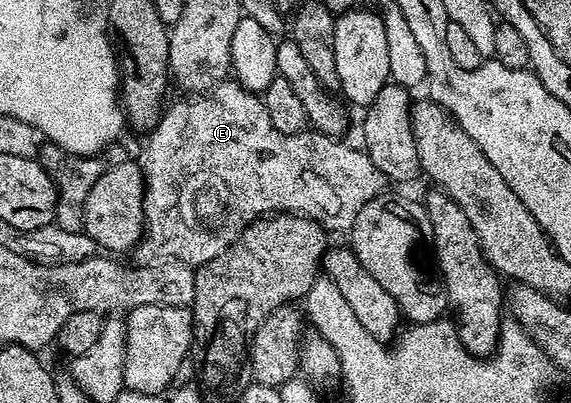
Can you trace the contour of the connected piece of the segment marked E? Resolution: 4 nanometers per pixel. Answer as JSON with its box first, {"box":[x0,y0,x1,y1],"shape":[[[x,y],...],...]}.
{"box":[140,80,384,268],"shape":[[[227,80],[214,87],[213,90],[190,96],[187,102],[178,102],[175,106],[167,105],[162,112],[162,119],[156,124],[154,130],[149,131],[146,142],[146,151],[140,157],[142,177],[146,179],[146,195],[144,196],[144,216],[146,225],[144,227],[144,241],[140,250],[151,254],[151,259],[173,260],[179,264],[185,264],[191,268],[203,266],[208,260],[220,256],[232,245],[235,240],[248,228],[257,218],[264,218],[271,214],[296,214],[303,218],[313,218],[327,231],[342,230],[349,231],[354,225],[356,216],[360,216],[360,208],[368,204],[368,200],[375,198],[377,194],[383,193],[384,179],[382,174],[372,164],[372,160],[366,154],[365,149],[354,146],[345,146],[338,138],[329,138],[327,134],[319,134],[313,129],[307,128],[301,134],[285,134],[276,128],[272,128],[272,120],[268,120],[268,108],[262,103],[261,97],[255,91],[245,90],[244,87],[233,80]]]}

